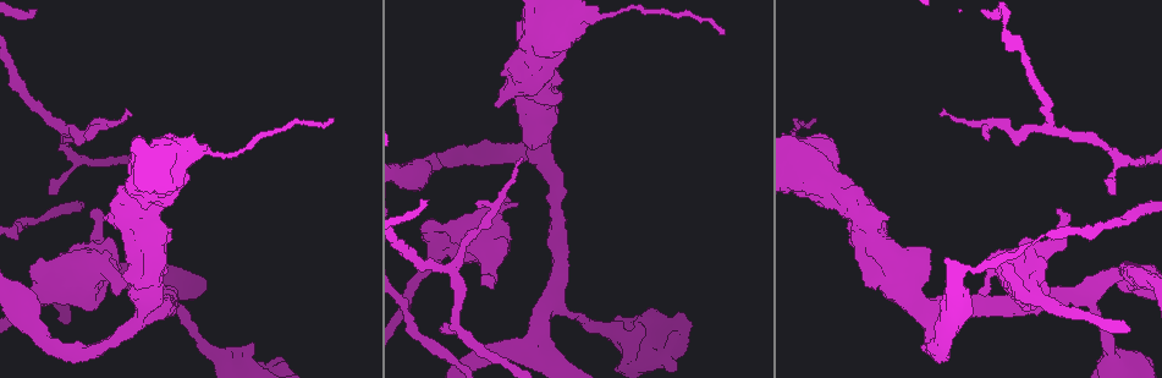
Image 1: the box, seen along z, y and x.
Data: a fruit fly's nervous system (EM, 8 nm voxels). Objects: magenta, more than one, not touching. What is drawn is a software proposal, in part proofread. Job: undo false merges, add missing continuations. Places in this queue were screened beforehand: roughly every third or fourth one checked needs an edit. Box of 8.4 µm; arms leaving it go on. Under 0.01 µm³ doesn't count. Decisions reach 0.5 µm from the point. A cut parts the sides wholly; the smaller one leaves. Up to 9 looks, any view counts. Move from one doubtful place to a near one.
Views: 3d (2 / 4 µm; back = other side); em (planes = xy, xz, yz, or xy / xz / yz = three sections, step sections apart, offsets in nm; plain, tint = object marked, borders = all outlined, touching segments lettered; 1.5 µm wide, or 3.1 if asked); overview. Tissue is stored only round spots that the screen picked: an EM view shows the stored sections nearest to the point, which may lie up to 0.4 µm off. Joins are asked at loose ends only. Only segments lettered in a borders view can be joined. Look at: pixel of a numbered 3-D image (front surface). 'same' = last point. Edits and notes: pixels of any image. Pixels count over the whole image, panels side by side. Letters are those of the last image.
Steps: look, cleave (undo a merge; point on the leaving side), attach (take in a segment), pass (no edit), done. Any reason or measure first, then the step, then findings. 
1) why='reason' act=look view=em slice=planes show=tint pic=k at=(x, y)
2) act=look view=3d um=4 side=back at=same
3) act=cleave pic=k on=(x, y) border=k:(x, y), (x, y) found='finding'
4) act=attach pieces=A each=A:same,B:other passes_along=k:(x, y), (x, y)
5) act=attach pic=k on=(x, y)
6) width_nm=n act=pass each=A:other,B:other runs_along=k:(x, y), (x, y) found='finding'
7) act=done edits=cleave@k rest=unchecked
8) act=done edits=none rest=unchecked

why='thin end' act=look view=3d um=2 pic=1 at=(521, 159)

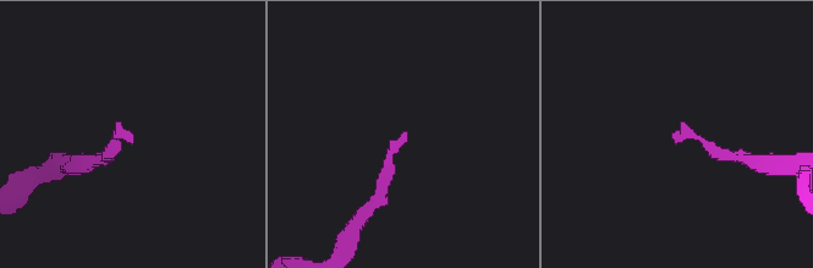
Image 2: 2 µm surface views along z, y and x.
why='shape alone is not enough' act=look view=em slice=planes show=borders pic=2 at=(672, 139)

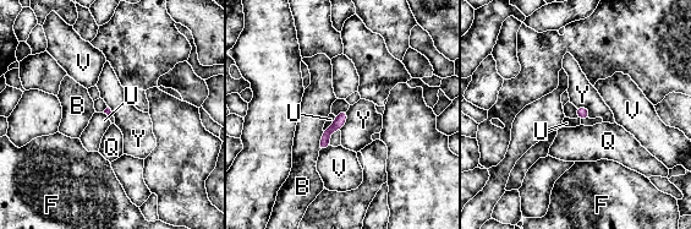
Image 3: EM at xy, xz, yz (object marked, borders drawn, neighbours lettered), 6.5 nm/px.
longest_contact=U:140nm act=pass each=B:other,F:other,Q:other,U:other,V:other,Y:other border=3:(336, 116), (323, 131) found='none of them fits'

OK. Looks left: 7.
why='free end' act=look view=em slice=xz step=4 show=borders pic=1 at=(516, 204)

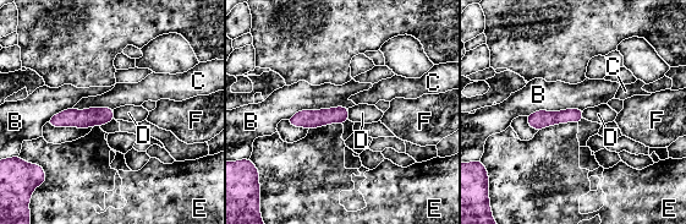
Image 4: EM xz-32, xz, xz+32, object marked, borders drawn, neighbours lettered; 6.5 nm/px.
longest_contact=B:400nm act=pass each=B:other,C:other,D:other,E:other,F:other border=4:(577, 123), (556, 123), (538, 131) found='no lettered segment goes on from it'

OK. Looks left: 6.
why='free end' act=look view=3d um=2 pic=1 at=(1057, 212)

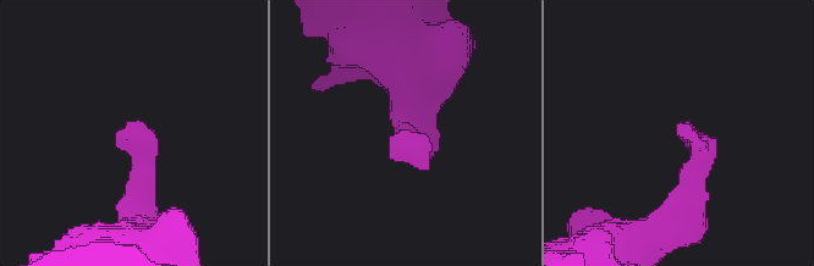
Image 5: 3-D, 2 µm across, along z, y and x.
why='need the tissue' act=look view=em slice=planes show=tint pic=5 at=(677, 133)

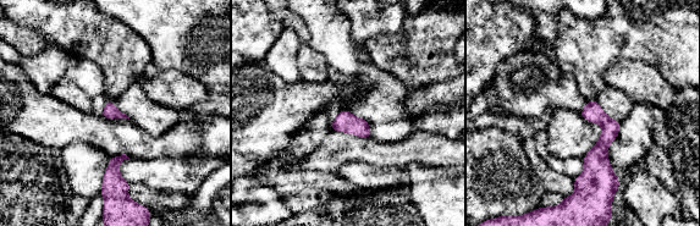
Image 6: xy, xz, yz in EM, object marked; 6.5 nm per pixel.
act=look view=em slice=planes show=borders at=same

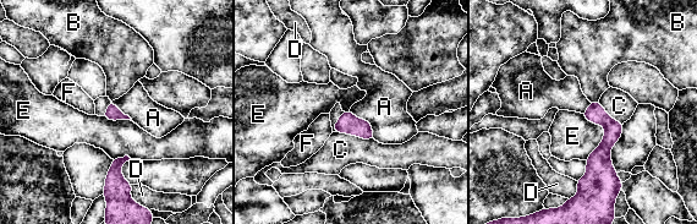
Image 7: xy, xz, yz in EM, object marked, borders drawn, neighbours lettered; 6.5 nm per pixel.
act=pass each=A:other,B:other,C:other,D:other,E:other,F:other found='no lettered segment goes on from it'

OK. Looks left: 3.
why='an open end' act=look view=3d um=2 pic=1 at=(886, 218)

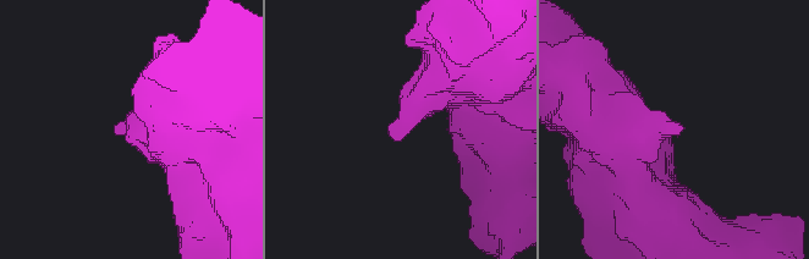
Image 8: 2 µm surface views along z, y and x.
why='need the tissue' act=look view=em slice=planes show=borders pic=8 at=(679, 135)

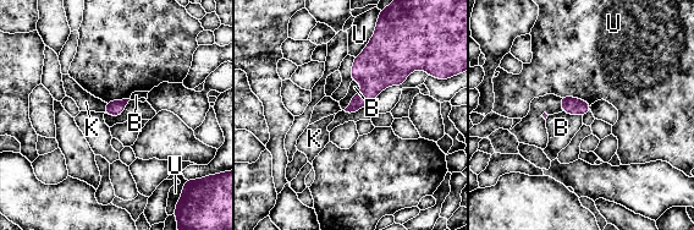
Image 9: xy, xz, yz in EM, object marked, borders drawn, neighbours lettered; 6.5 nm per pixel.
longest_contact=U:220nm act=pass each=B:other,K:other,U:other border=9:(358, 82), (361, 89), (341, 109) found='no lettered segment goes on from it'

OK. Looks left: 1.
act=done edits=none rest=unchecked

